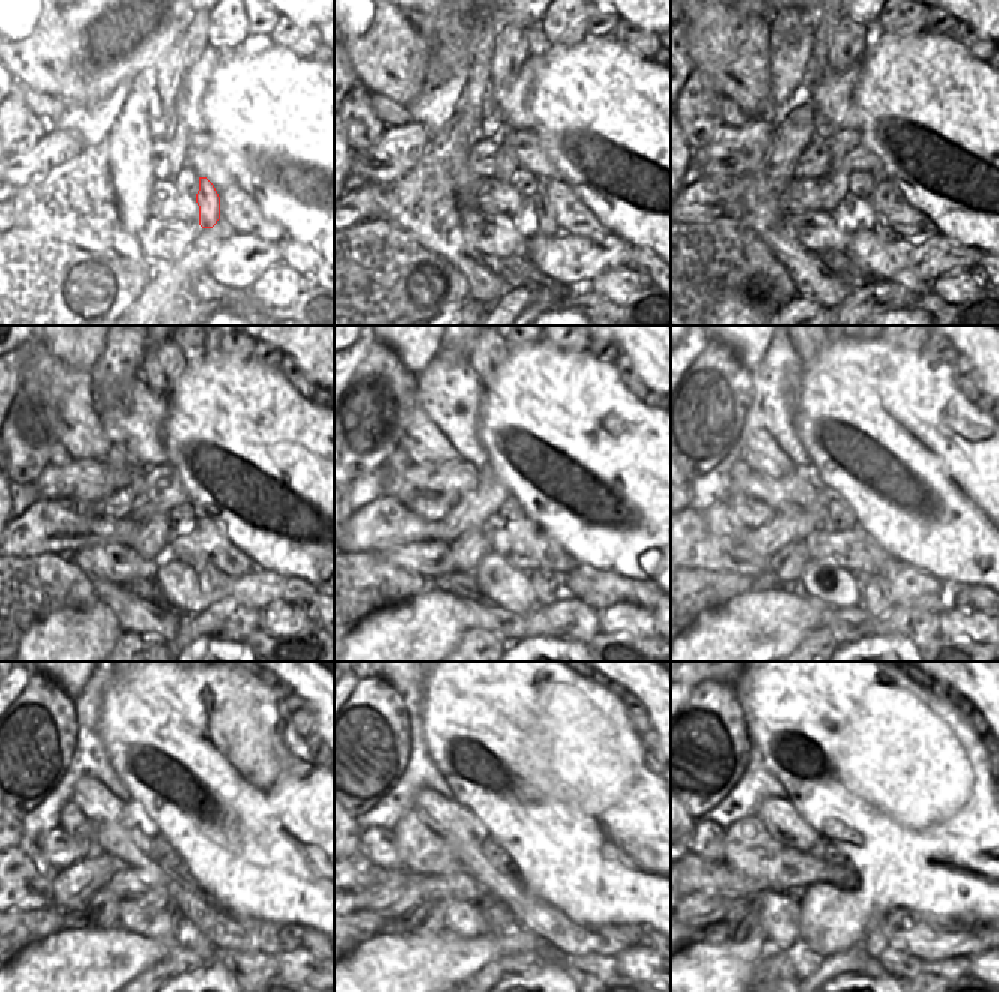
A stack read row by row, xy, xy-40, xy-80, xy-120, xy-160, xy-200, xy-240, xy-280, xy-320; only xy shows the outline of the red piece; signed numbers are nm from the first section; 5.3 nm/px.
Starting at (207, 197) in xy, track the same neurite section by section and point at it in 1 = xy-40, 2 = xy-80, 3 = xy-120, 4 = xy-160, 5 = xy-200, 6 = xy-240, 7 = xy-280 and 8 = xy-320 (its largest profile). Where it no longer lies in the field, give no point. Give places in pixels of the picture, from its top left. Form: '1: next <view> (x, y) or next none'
1: next xy-40 (548, 228)
2: next xy-80 (882, 228)
3: next xy-120 (212, 580)
4: next xy-160 (546, 586)
5: next xy-200 (876, 599)
6: next xy-240 (192, 940)
7: next xy-280 (545, 950)
8: next xy-320 (903, 967)

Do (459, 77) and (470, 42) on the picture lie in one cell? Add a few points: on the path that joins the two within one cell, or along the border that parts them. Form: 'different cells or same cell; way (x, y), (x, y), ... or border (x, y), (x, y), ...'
different cells; border (468, 68), (459, 68), (431, 86)

